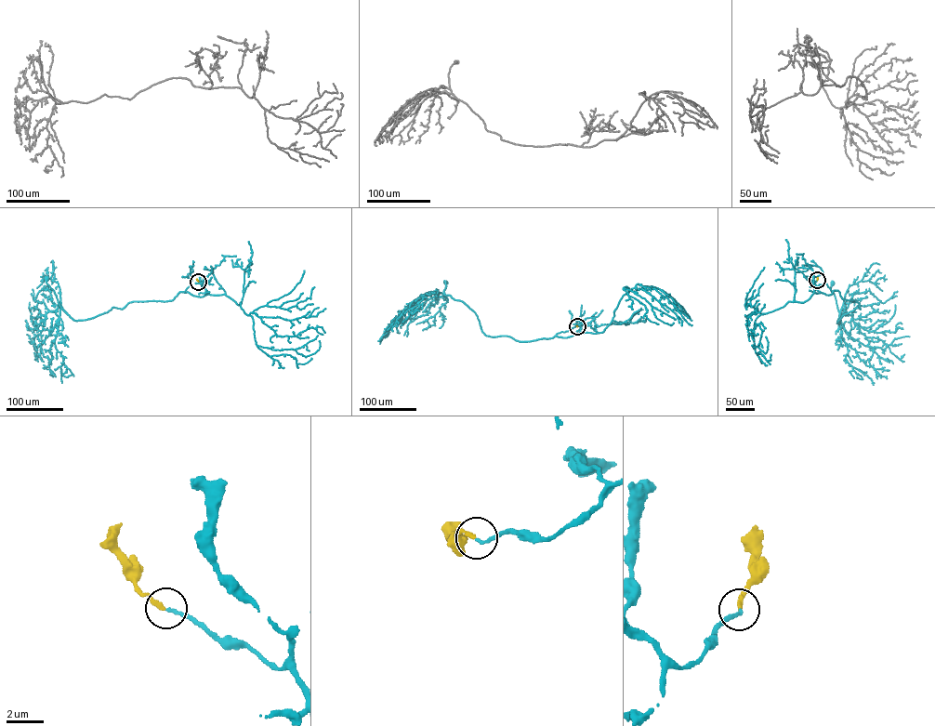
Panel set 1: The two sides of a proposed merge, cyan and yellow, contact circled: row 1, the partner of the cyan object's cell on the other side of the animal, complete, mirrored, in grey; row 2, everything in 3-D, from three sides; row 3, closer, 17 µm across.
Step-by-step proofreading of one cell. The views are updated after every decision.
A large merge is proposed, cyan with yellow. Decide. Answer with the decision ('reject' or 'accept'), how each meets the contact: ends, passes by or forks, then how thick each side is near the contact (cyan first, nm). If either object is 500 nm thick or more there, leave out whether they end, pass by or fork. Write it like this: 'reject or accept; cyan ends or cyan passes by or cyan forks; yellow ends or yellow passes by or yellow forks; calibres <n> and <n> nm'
accept; cyan ends; yellow ends; calibres 160 and 200 nm

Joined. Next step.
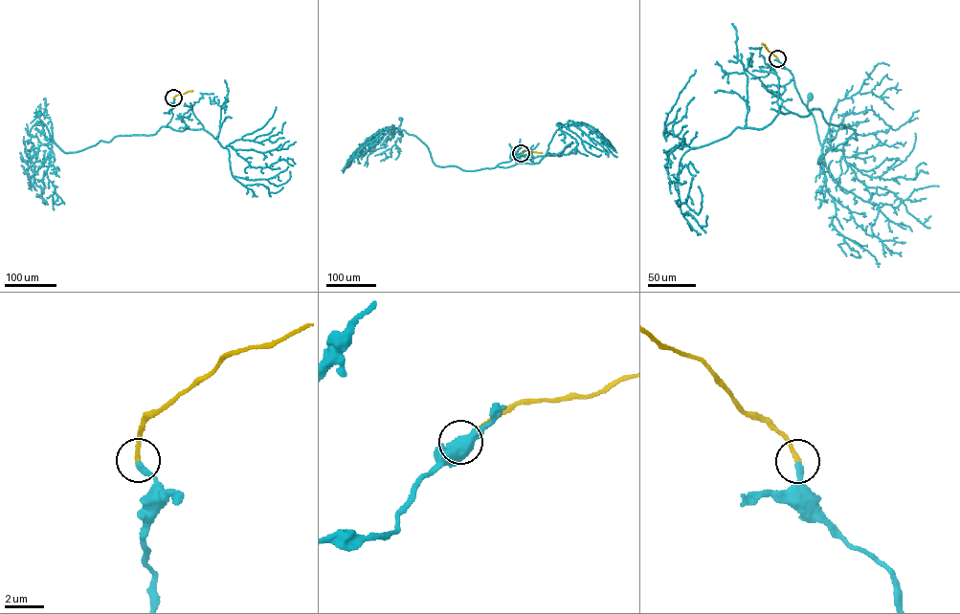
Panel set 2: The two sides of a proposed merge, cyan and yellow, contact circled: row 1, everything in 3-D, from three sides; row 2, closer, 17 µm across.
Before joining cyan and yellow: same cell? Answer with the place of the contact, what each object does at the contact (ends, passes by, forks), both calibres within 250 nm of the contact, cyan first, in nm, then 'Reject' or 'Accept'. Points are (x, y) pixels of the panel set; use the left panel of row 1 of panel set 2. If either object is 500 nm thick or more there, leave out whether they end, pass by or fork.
Place: (173, 98). At the ring cyan ends. At the ring yellow ends. Thickness 320 nm (cyan) against 220 nm. Accept

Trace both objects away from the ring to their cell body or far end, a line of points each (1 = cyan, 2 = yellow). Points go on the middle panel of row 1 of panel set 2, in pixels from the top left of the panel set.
1: (521, 153), (491, 168), (465, 171), (436, 165), (427, 145), (401, 130), (400, 119)
2: (521, 153), (542, 152)

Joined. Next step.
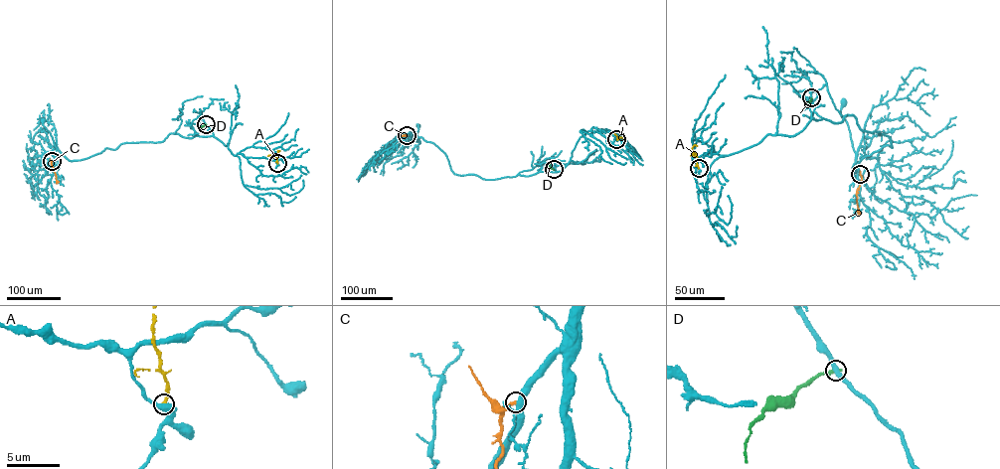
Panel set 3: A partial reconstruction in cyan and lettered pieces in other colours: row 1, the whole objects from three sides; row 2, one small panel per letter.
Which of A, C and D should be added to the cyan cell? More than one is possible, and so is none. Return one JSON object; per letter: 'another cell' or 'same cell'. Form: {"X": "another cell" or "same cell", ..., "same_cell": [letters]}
{"A": "another cell", "C": "another cell", "D": "another cell", "same_cell": []}

